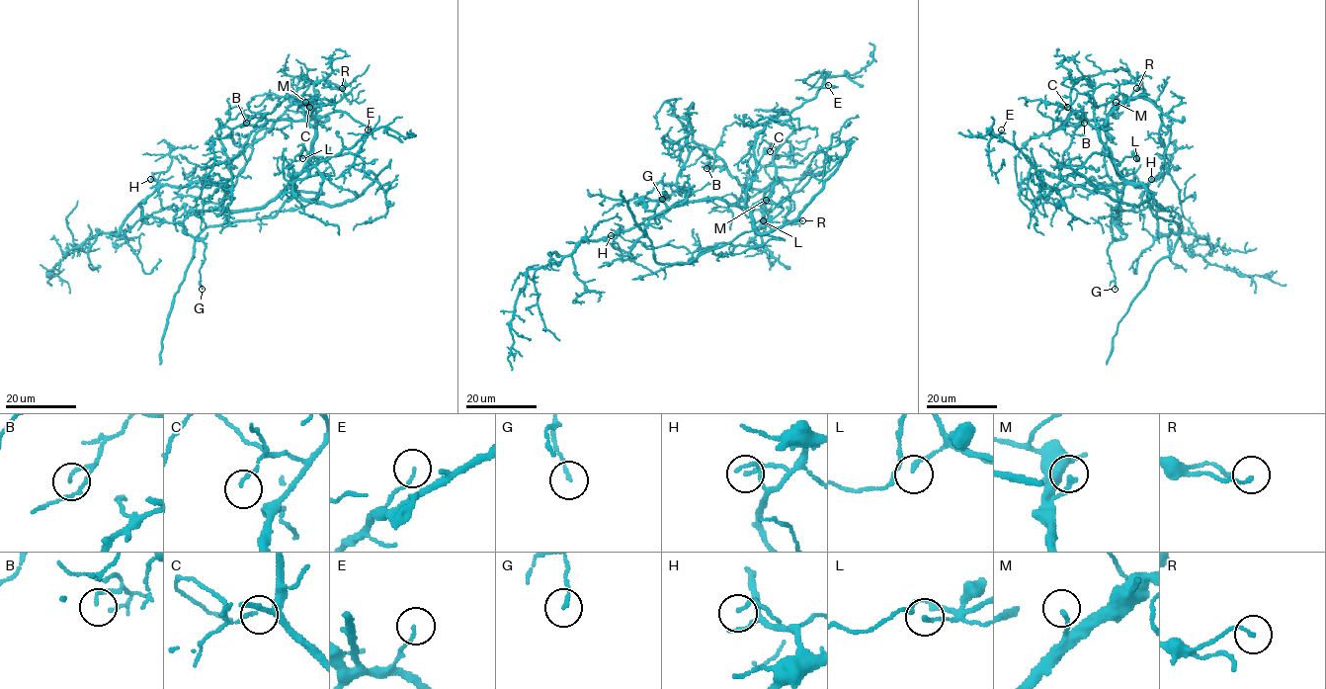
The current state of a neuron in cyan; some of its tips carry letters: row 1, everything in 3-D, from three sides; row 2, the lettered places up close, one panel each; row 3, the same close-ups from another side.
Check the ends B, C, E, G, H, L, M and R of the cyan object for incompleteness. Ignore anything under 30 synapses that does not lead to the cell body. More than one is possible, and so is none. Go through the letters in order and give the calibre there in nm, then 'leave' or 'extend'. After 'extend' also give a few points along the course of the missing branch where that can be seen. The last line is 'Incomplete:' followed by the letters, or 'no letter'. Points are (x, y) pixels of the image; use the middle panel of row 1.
B: 110 nm thick; leave
C: 110 nm thick; leave
E: 100 nm thick; leave
G: 120 nm thick; leave
H: 110 nm thick; leave
L: 100 nm thick; leave
M: 180 nm thick; leave
R: 130 nm thick; leave
Incomplete: no letter

